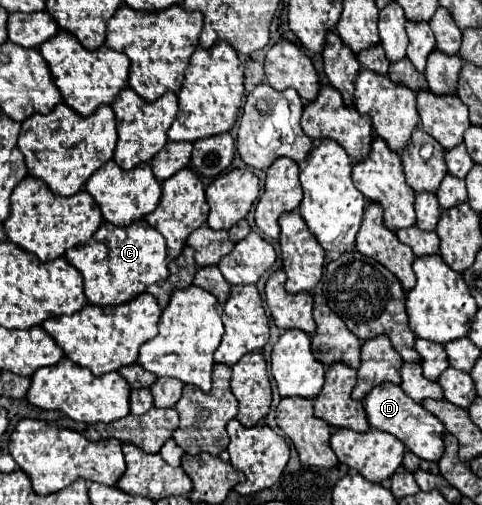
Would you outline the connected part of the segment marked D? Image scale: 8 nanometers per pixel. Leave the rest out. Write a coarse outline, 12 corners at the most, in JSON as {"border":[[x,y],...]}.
{"border":[[401,386],[363,400],[373,428],[423,460],[443,454],[443,424]]}

